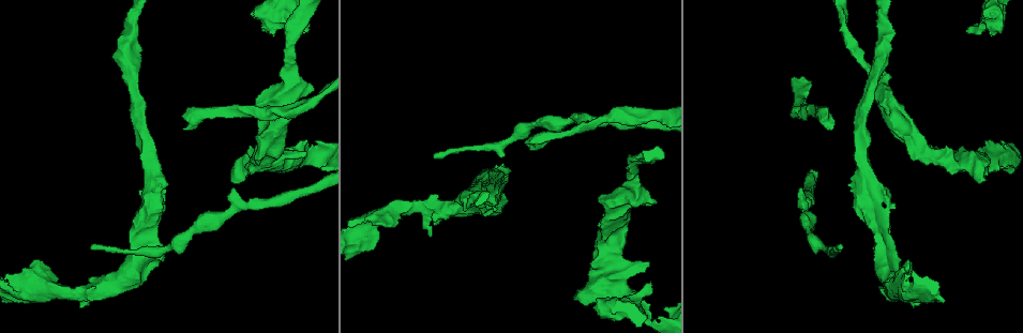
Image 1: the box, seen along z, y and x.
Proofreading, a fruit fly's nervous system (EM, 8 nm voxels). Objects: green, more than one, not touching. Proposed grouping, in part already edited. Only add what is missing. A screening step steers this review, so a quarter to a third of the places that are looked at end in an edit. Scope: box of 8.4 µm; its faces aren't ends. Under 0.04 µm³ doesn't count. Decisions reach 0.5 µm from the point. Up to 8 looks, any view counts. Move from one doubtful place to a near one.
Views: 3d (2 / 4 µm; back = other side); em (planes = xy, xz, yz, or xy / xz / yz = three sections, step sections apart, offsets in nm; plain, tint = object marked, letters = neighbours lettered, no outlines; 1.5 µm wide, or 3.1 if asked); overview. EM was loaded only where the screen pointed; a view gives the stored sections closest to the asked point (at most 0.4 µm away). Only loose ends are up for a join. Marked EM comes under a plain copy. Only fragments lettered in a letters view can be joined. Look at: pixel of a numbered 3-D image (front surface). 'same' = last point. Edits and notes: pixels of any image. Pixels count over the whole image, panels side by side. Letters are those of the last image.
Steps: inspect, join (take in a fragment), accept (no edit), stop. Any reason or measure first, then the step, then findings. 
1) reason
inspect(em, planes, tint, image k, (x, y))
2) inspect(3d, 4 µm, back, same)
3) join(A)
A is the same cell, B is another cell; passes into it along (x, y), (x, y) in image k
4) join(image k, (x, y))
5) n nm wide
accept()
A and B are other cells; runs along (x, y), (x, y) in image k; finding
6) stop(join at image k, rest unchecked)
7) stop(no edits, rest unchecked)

stops while still wide
inspect(3d, 4 µm, image 1, (654, 203))

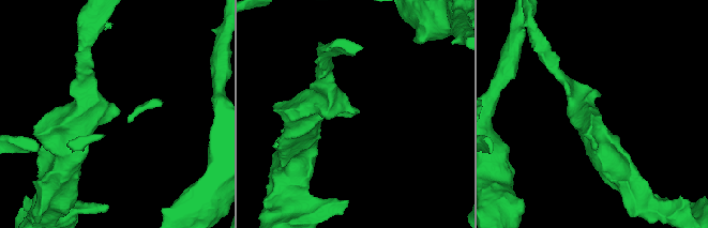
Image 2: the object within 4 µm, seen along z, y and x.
inspect(em, xz, step 8, tint, image 2, (119, 110))

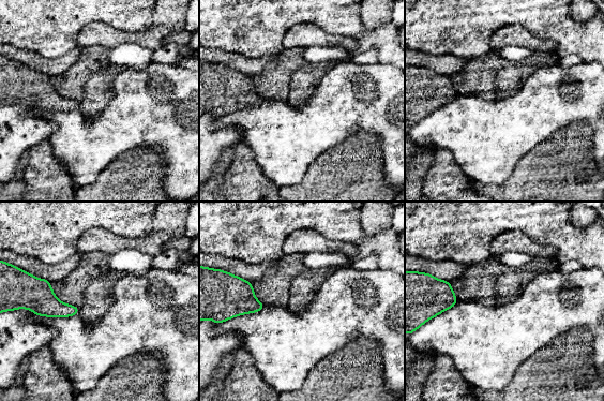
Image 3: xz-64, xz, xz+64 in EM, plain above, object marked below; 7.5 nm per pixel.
inspect(em, xz, step 8, letters, same)

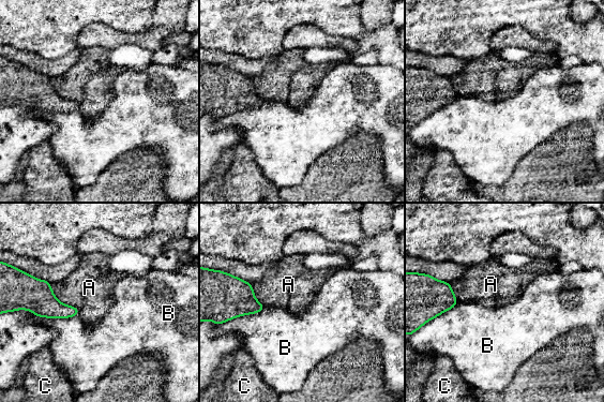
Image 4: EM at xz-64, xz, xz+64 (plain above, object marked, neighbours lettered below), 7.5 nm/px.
accept()
A, B and C are other cells; border along (50, 283), (53, 294), (79, 313) in image 4; none of them fits

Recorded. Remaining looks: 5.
an open end
inspect(em, xy, step 4, letters, image 1, (306, 32))

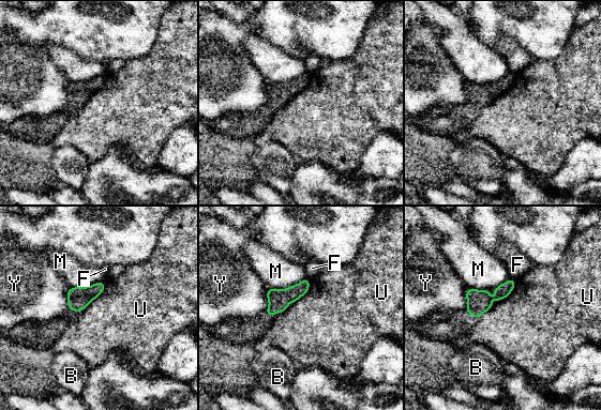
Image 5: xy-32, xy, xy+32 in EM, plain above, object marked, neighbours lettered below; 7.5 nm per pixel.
inspect(em, planes, letters, same)

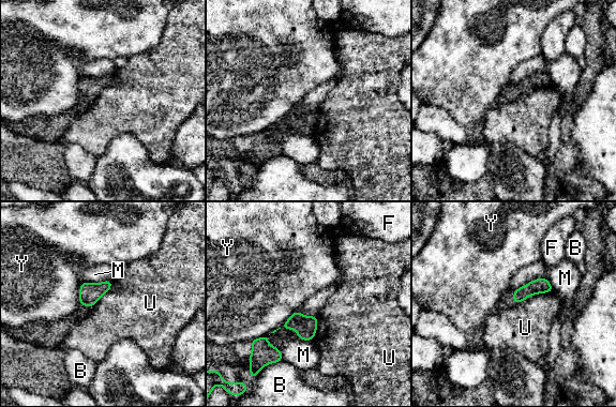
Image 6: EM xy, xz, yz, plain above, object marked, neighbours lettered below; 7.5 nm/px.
accept()
B, F, M, U and Y are other cells; border along (552, 290), (532, 294), (516, 304) in image 6; no lettered fragment goes on from it

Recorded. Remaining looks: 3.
free end
inspect(3d, 4 µm, back, image 1, (32, 263))

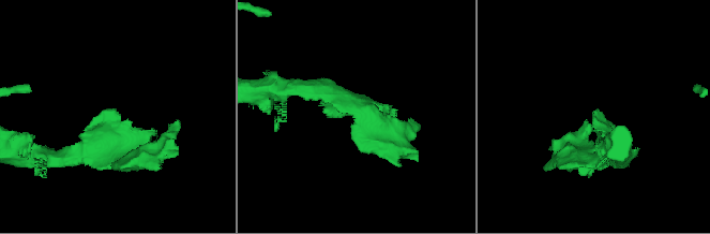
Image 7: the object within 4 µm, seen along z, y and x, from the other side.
inspect(em, planes, tint, image 7, (597, 112))

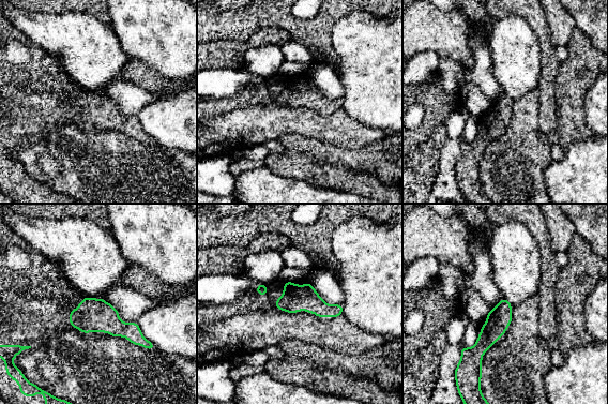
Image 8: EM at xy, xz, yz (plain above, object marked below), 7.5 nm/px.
what lies round it
inspect(em, planes, letters, same)

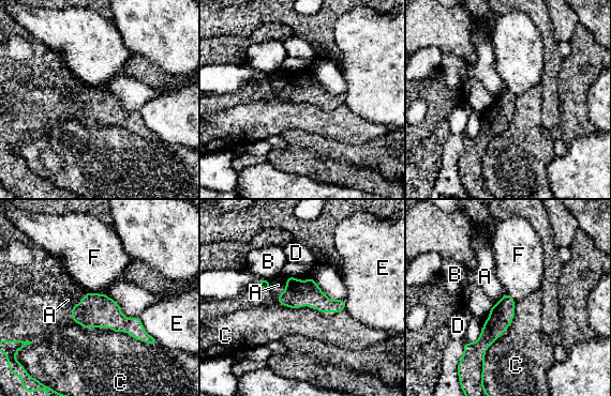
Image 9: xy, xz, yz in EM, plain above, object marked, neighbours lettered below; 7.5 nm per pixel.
accept()
A, B, C, D, E and F are other cells; no lettered fragment goes on from it

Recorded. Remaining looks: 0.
stop(no edits, rest unchecked)

